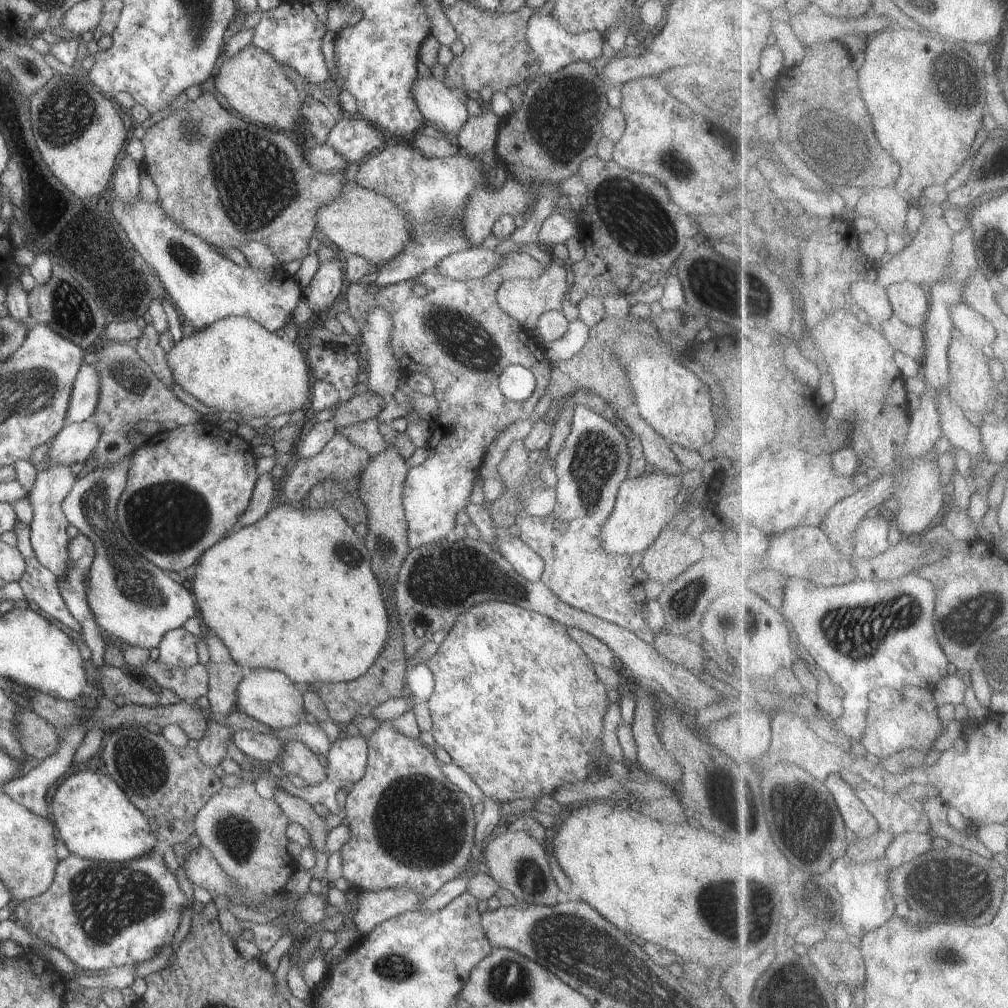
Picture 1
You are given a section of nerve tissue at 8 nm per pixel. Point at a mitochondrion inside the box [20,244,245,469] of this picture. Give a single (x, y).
(71, 311)

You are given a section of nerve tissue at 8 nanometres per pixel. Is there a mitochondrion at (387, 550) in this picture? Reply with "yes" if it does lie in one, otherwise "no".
yes

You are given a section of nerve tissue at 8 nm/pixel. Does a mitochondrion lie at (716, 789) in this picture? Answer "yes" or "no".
no

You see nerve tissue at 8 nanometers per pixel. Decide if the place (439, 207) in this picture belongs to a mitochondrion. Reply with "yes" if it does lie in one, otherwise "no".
yes

